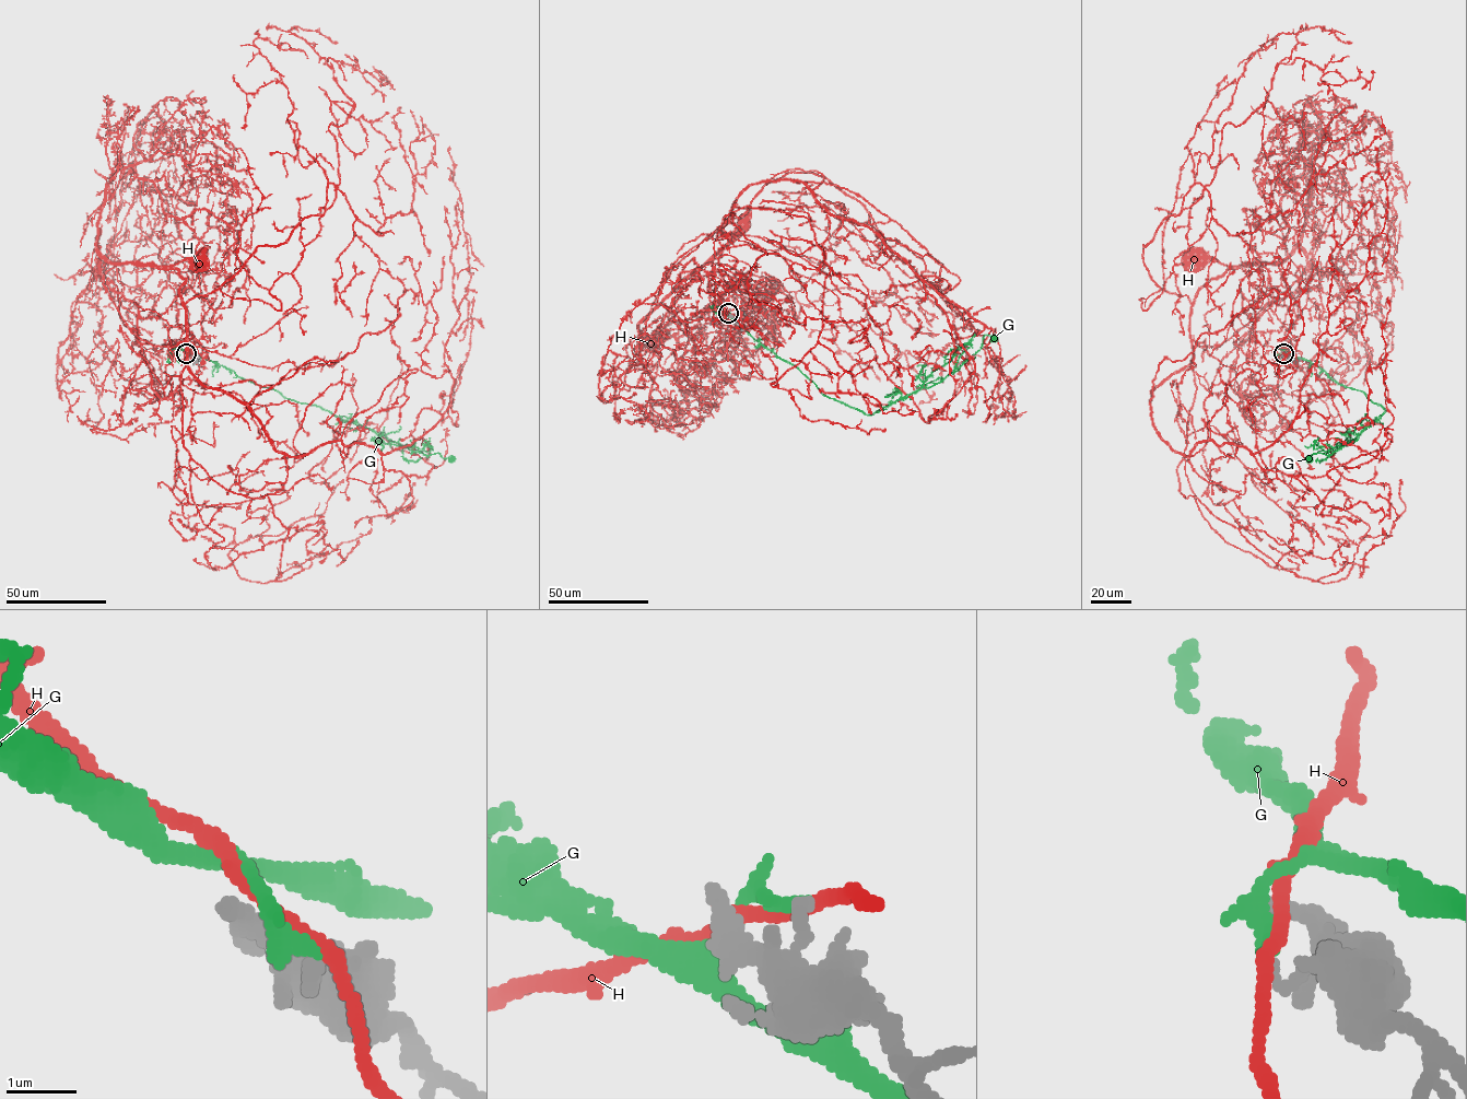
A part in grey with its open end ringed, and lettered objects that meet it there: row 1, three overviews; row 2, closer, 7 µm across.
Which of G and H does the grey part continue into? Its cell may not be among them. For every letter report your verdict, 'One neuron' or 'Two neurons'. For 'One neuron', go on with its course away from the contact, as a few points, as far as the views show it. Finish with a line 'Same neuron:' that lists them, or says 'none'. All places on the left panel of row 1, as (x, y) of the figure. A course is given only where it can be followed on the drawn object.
G: Two neurons
H: Two neurons
Same neuron: none

